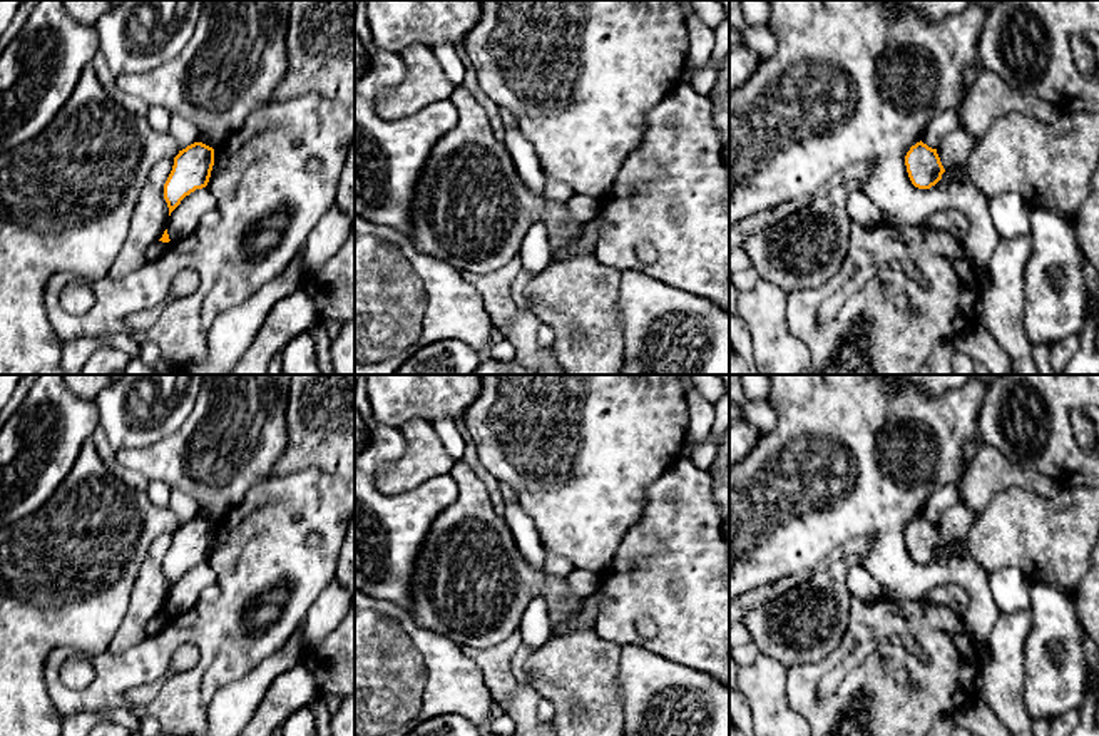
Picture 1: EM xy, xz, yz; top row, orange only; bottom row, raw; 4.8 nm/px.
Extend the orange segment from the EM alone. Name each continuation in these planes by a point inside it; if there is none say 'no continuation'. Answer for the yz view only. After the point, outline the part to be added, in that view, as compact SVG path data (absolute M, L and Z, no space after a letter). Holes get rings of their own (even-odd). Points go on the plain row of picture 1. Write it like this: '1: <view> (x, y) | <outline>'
no continuation

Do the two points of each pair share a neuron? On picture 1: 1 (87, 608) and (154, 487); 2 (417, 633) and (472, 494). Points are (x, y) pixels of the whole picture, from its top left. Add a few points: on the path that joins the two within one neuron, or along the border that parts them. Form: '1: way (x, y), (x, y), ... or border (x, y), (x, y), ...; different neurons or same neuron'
1: border (144, 492), (156, 506), (168, 507); different neurons
2: border (407, 611), (417, 624), (442, 633), (454, 643); different neurons

